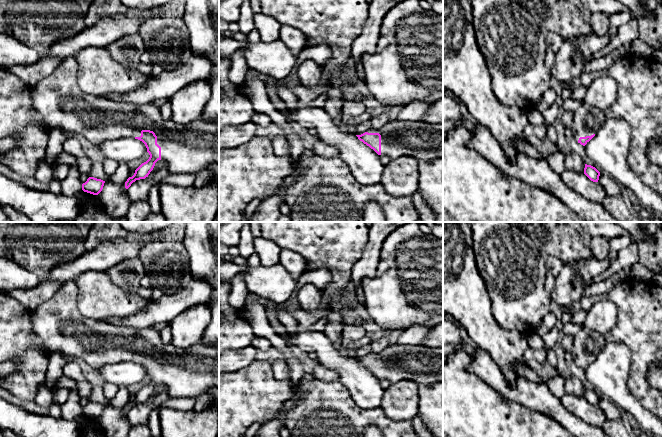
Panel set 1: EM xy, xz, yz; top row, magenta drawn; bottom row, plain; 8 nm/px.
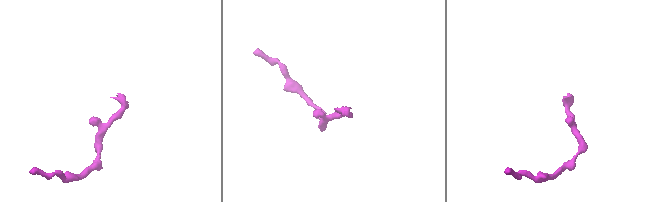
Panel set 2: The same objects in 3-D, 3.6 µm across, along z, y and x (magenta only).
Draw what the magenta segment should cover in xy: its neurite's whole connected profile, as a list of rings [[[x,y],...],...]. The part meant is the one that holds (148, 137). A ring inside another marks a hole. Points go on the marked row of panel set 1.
[[[74,56],[66,58],[52,73],[32,87],[33,109],[42,120],[43,127],[50,131],[59,128],[72,136],[87,138],[92,144],[100,147],[104,142],[119,138],[135,138],[142,141],[149,153],[149,159],[142,163],[132,177],[125,182],[128,189],[133,182],[148,177],[158,160],[168,164],[170,174],[197,175],[209,164],[219,163],[219,121],[206,121],[198,118],[188,124],[180,124],[172,119],[164,120],[160,108],[151,104],[132,104],[115,102],[101,96],[92,96],[82,92],[78,85],[78,63]]]

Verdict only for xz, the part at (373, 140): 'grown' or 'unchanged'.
grown

